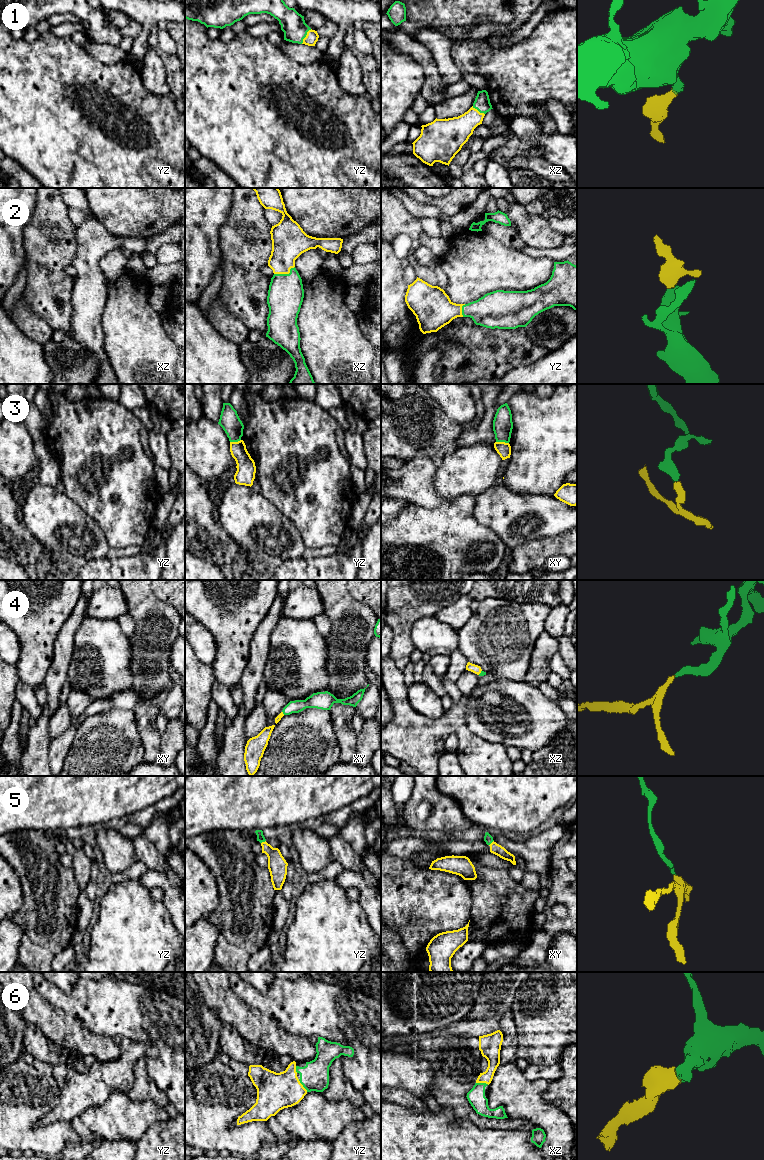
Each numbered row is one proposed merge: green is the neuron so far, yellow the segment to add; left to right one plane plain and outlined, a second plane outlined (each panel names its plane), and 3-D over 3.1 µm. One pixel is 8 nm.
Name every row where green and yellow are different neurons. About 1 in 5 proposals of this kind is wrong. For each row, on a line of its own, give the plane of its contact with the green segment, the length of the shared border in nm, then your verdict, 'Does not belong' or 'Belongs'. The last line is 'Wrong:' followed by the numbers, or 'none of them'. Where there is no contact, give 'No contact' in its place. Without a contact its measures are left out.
1: Touches green in yz. Shared border 150 nm. Belongs
2: Touches green in xz. Shared border 180 nm. Belongs
3: Touches green in xy. Shared border 110 nm. Belongs
4: Touches green in xz. Shared border 50 nm. Belongs
5: Touches green in yz. Shared border 50 nm. Belongs
6: Touches green in yz. Shared border 130 nm. Belongs
Wrong: none of them

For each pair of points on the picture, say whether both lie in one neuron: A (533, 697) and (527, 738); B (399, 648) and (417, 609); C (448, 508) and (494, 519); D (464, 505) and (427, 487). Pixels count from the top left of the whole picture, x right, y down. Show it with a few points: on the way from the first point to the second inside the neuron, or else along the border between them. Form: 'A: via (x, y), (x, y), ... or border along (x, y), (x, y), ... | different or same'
A: via (533, 707), (533, 728) | same
B: via (401, 638), (401, 625), (407, 619) | same
C: border along (475, 497), (474, 517), (481, 524), (491, 529) | different
D: border along (446, 500), (435, 507), (421, 506) | different

